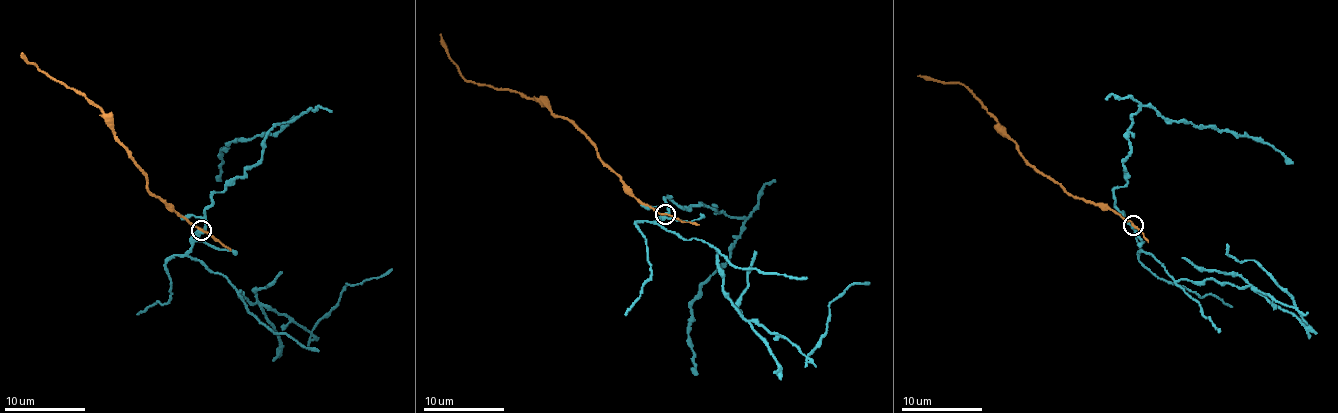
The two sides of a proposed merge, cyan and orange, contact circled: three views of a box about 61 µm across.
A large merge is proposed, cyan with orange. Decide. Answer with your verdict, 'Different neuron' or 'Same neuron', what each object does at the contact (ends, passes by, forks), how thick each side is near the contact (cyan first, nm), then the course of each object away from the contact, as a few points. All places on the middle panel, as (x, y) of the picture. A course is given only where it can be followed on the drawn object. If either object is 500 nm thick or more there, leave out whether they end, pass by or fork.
Different neuron. At the ring cyan passes by. At the ring orange passes by. Thickness 320 nm (cyan) against 150 nm. Course of cyan: (665, 215), (656, 223), (714, 249), (731, 305), (806, 356), (827, 330), (828, 305), (852, 284), (869, 283). Course of orange: (665, 215), (637, 198), (590, 138), (572, 122), (556, 117), (517, 92), (477, 85), (461, 75), (440, 33)

